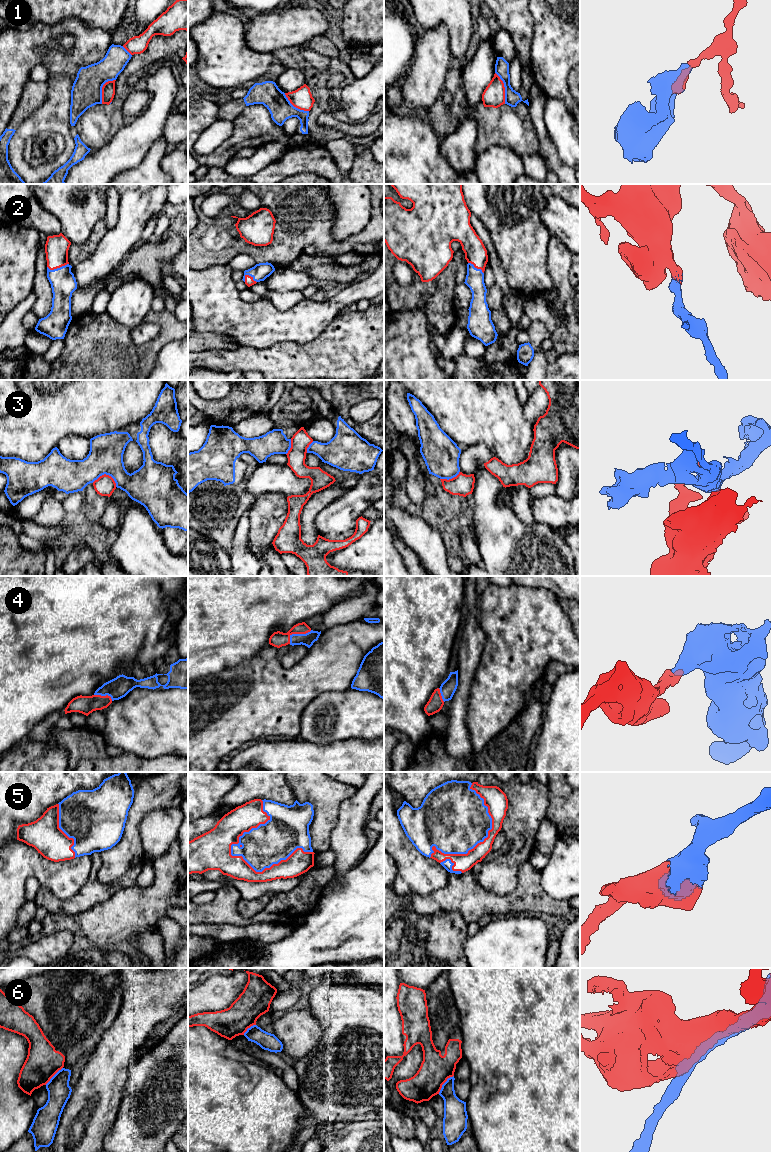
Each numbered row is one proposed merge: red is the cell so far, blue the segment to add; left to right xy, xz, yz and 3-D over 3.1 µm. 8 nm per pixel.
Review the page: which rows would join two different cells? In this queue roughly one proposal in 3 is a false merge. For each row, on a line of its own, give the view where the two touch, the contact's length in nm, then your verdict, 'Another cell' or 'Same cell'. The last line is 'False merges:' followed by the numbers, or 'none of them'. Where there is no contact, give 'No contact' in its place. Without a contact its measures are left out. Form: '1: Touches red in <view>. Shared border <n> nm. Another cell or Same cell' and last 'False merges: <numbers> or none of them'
1: Touches red in xy. Shared border 240 nm. Another cell
2: Touches red in xy. Shared border 180 nm. Same cell
3: Touches red in xy. Shared border 200 nm. Another cell
4: Touches red in xz. Shared border 220 nm. Same cell
5: Touches red in xz. Shared border 650 nm. Same cell
6: Touches red in yz. Shared border 200 nm. Another cell
False merges: 1, 3, 6

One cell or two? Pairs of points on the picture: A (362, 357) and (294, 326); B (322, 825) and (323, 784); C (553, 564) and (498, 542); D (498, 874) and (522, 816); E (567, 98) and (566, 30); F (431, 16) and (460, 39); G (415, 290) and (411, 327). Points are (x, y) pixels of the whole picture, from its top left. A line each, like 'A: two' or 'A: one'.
A: two
B: one
C: one
D: one
E: one
F: one
G: two

